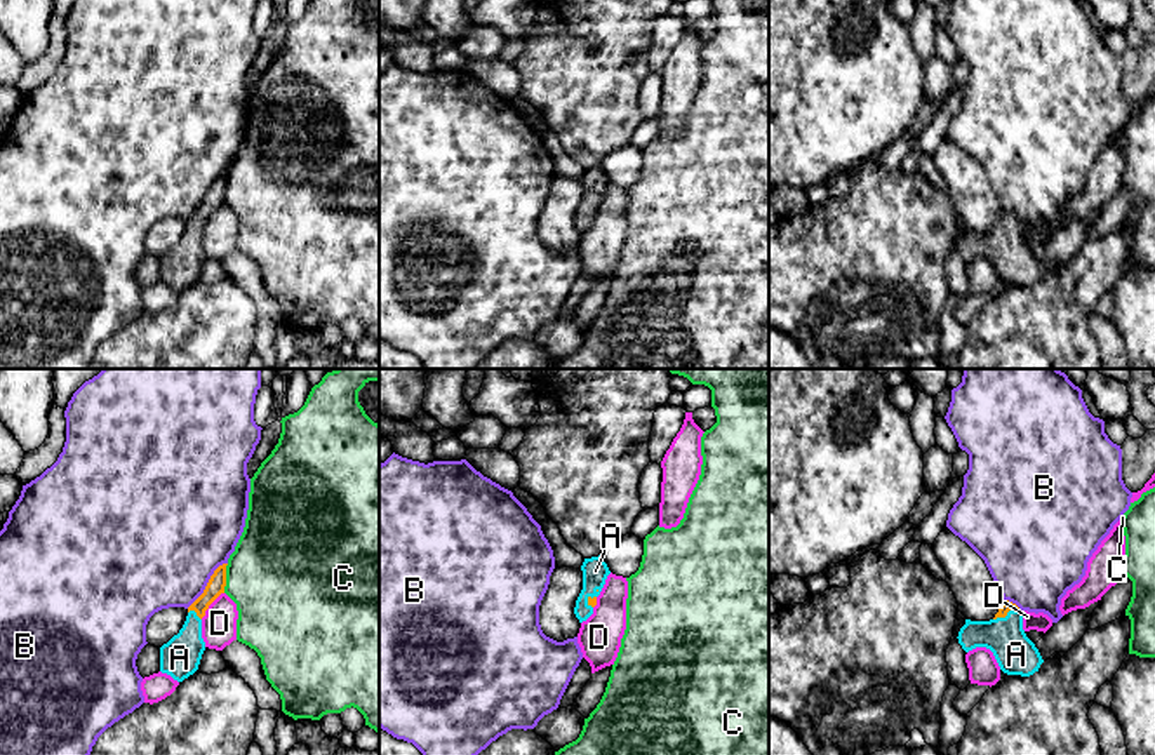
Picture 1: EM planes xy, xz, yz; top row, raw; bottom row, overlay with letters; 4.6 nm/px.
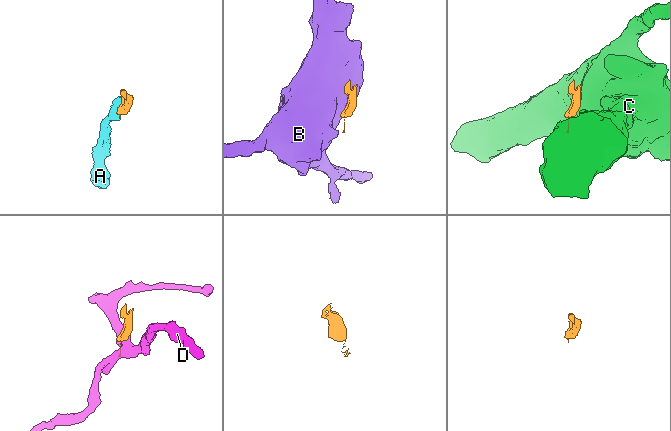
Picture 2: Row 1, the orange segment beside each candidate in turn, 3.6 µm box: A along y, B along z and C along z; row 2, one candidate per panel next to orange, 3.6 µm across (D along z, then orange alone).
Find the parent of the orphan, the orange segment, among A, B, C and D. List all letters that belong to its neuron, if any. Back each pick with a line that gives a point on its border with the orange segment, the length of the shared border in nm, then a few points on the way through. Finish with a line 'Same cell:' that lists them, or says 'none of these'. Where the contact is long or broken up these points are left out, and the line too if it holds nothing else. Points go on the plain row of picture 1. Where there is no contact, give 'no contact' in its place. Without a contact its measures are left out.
A: contact yz (1006, 225); length 130 nm; way yz (1006, 216), (1006, 225), (1006, 249), (1016, 265)
Same cell: A

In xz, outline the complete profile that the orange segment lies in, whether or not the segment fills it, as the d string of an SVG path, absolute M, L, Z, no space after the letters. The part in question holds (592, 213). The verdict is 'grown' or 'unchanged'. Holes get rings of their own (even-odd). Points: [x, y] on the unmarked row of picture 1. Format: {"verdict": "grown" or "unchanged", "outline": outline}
{"verdict": "grown", "outline": "M600 165L584 169L581 181L583 181L583 200L574 217L574 224L579 230L579 233L586 231L593 224L597 207L600 205L605 190L611 184L607 174Z"}

